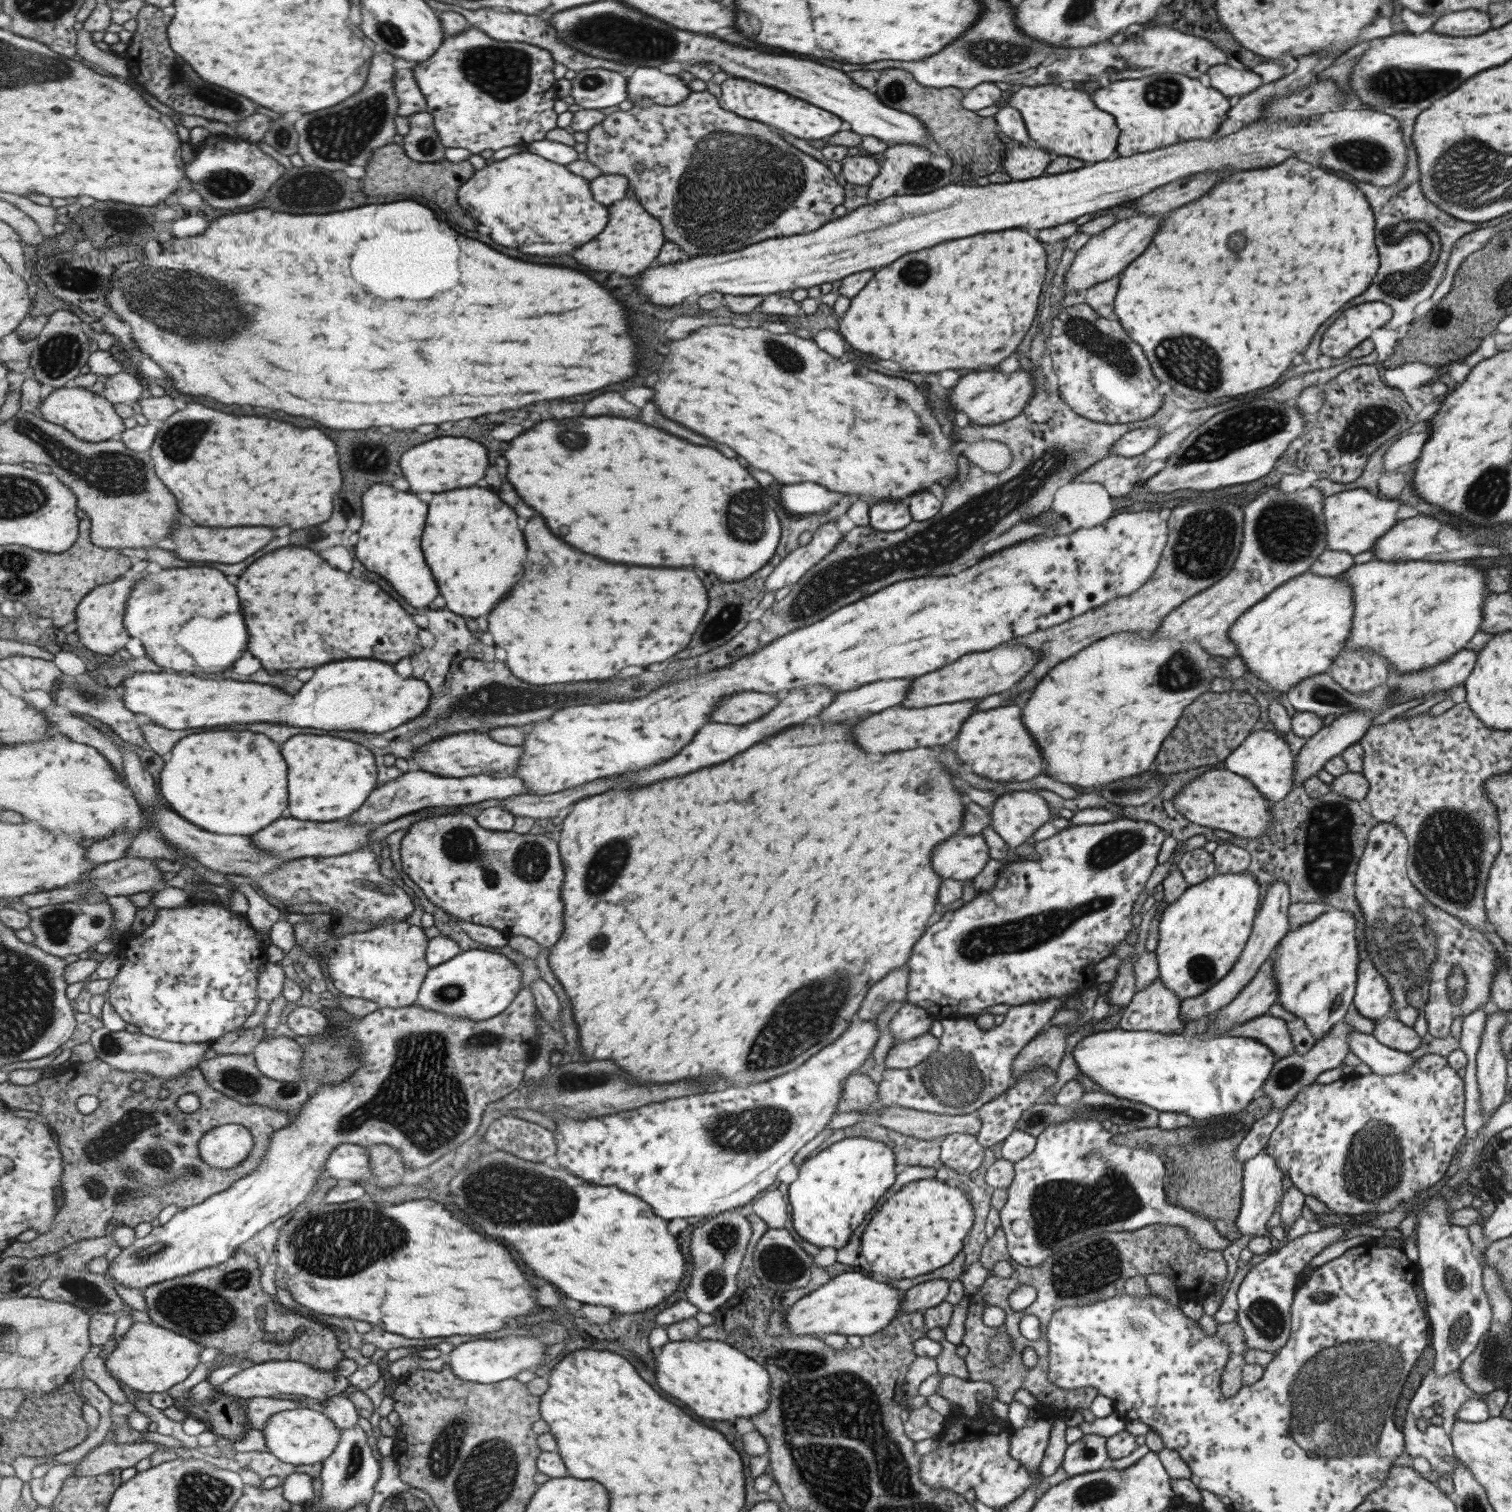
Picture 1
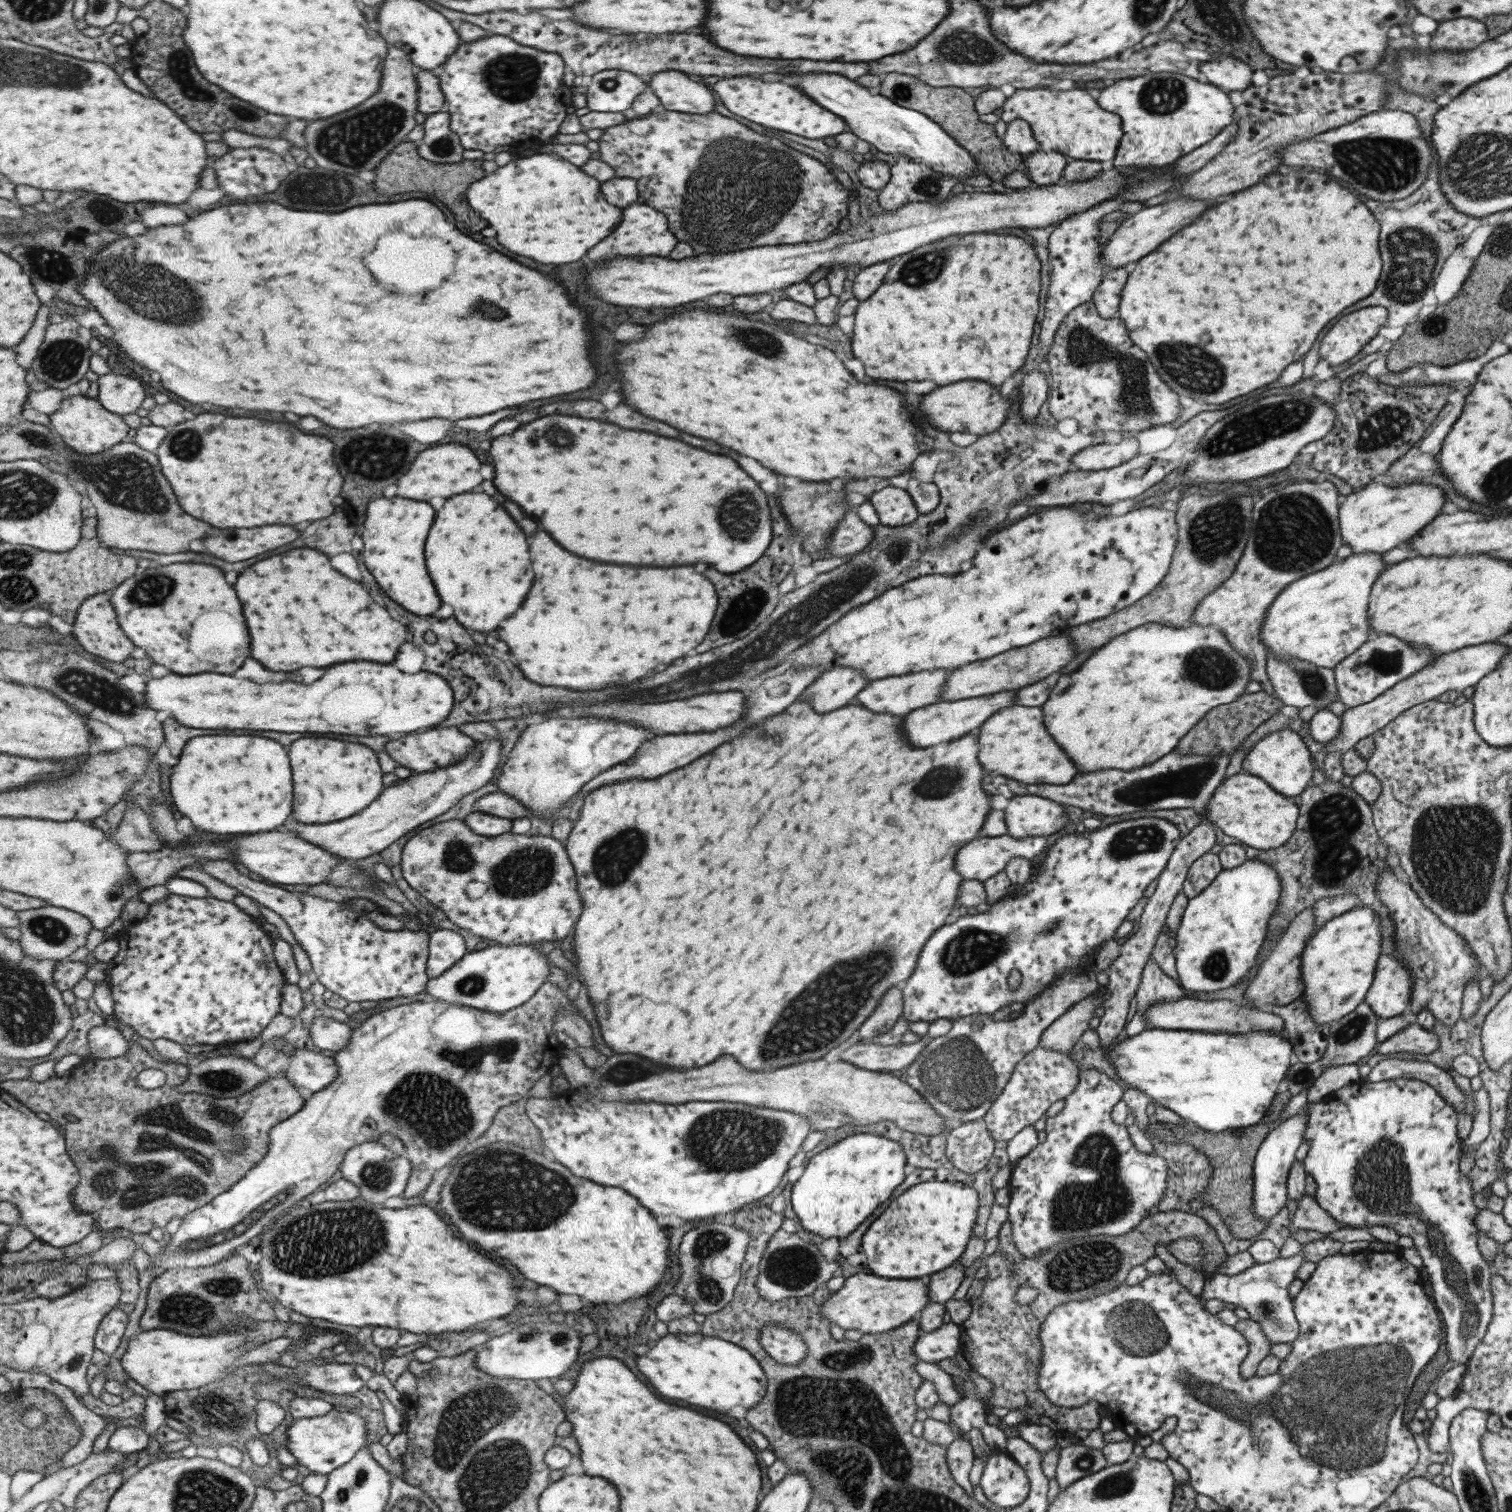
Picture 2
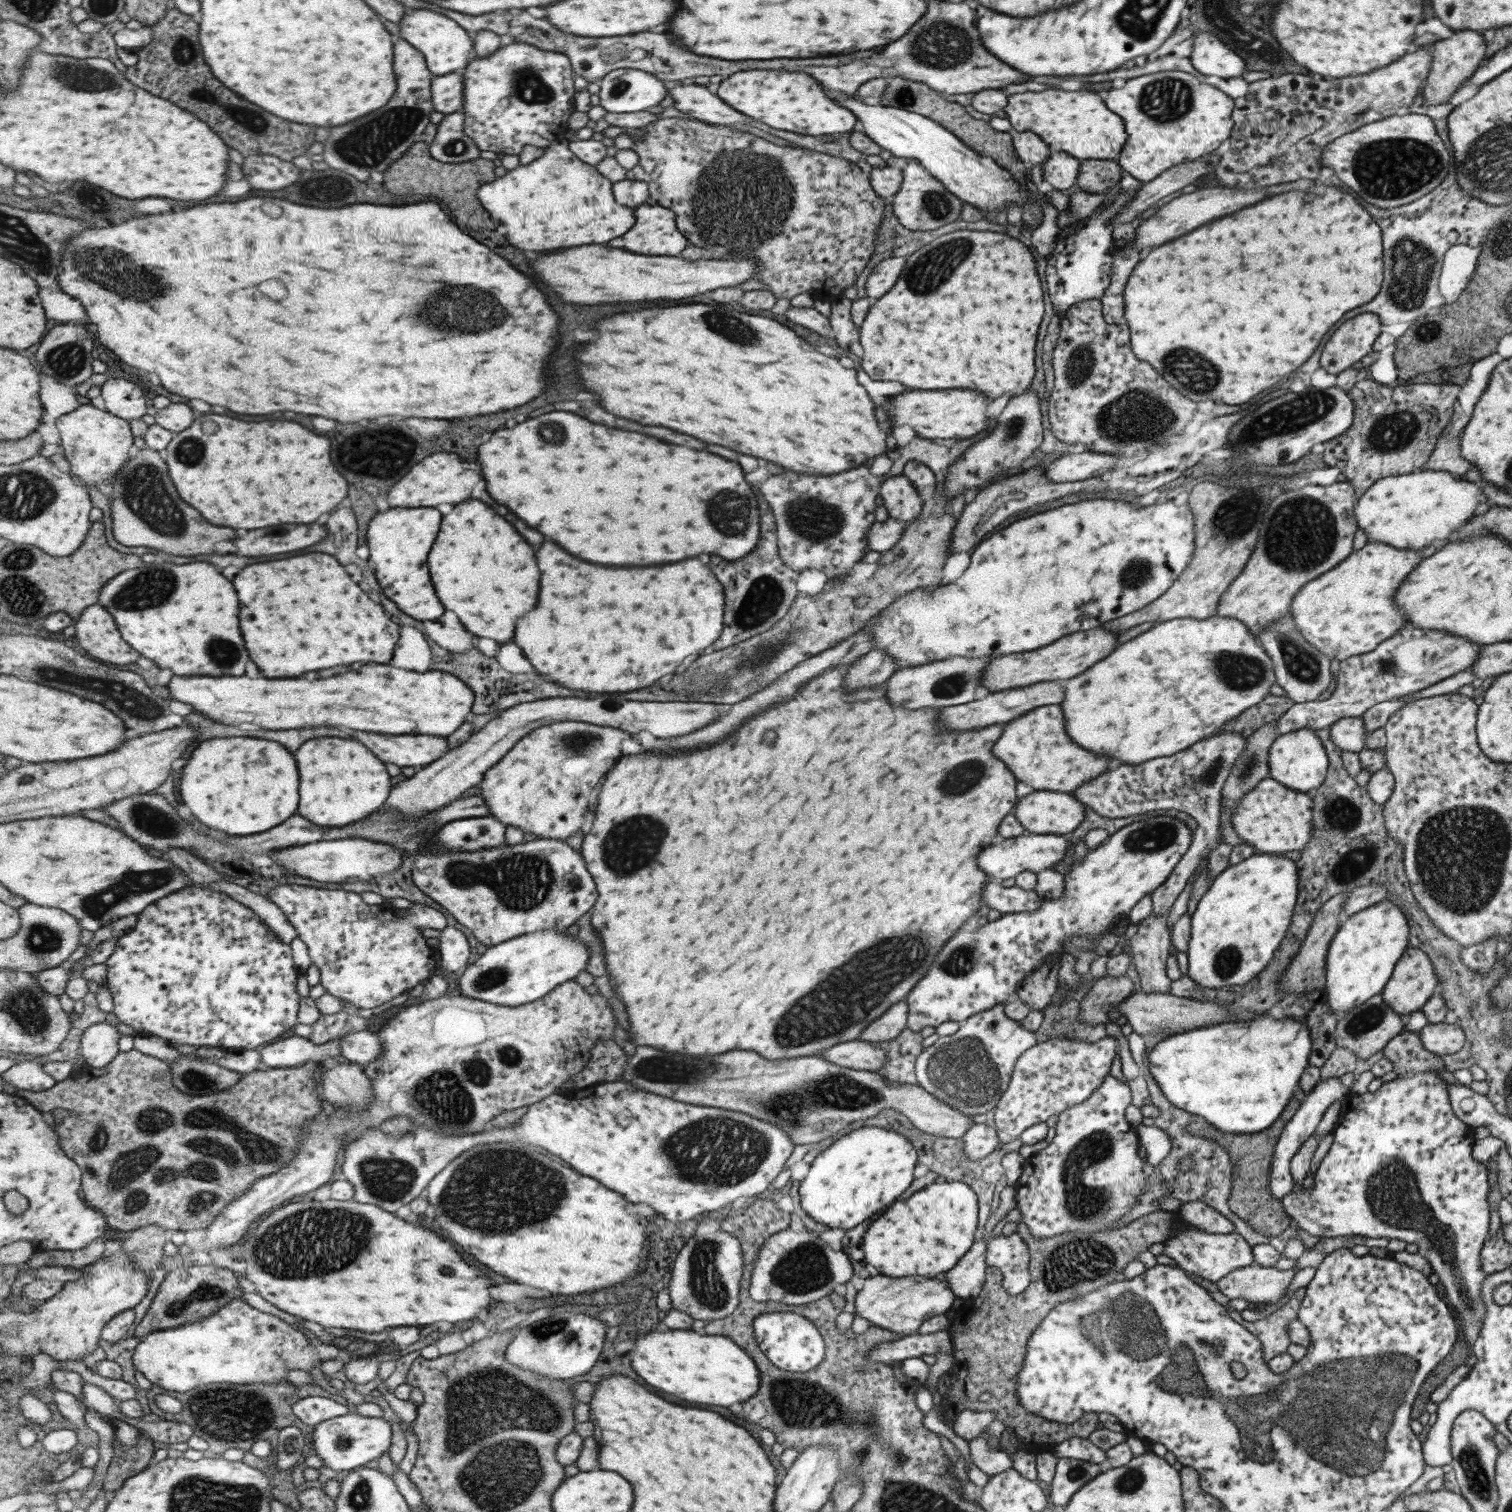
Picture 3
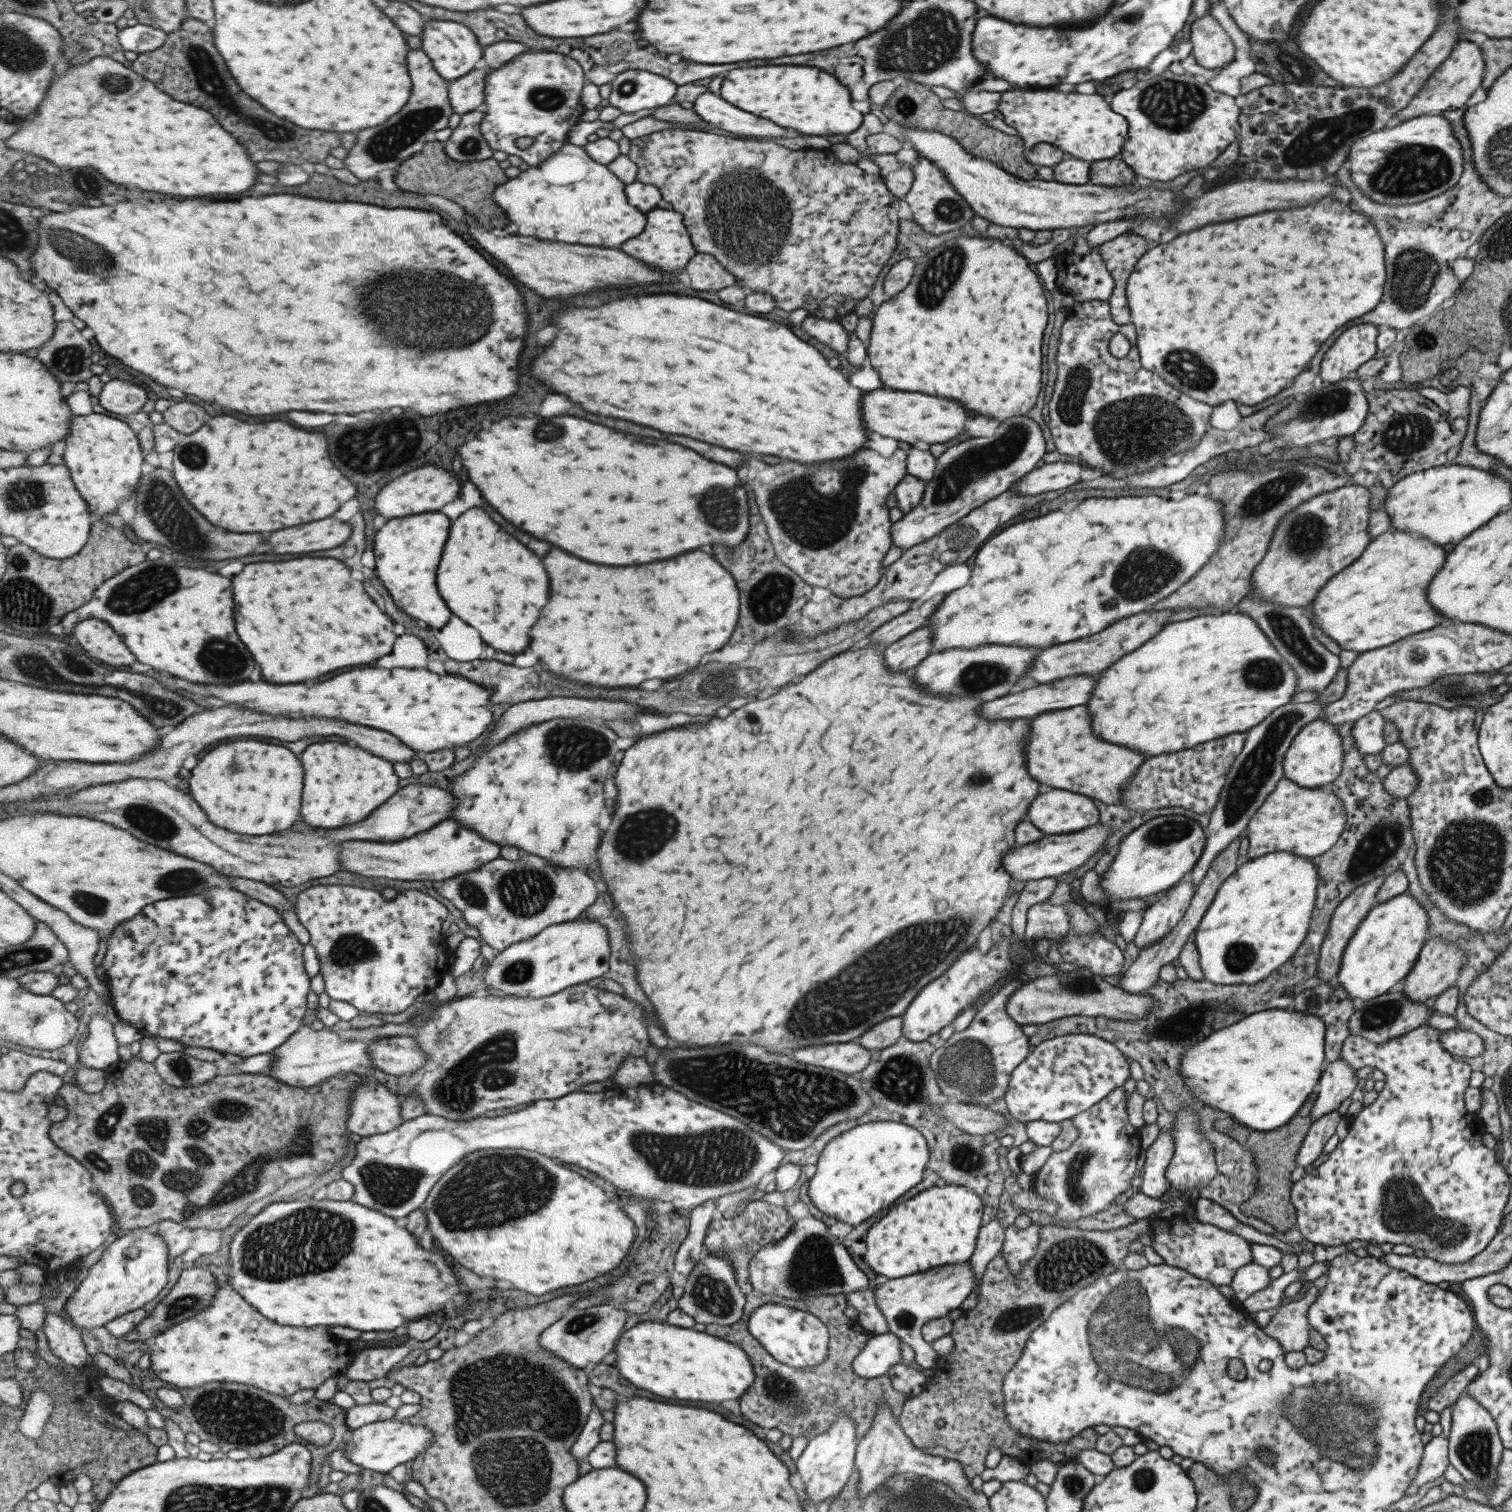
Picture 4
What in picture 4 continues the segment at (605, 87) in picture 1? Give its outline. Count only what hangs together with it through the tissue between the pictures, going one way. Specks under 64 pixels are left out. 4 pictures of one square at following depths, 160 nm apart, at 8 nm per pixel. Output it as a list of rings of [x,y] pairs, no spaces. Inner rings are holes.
[[[629,69],[611,82],[608,102],[623,112],[639,112],[665,106],[677,94],[678,84],[653,71]]]

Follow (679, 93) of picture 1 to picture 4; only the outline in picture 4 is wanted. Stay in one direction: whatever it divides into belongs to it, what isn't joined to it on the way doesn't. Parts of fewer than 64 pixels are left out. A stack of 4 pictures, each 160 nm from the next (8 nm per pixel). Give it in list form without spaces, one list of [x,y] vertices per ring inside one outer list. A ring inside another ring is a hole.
[[[707,90],[696,97],[691,108],[714,128],[737,136],[769,136],[769,138],[787,136],[787,130],[783,130],[781,126],[757,118],[753,114],[747,114],[743,110],[737,110],[735,106],[723,102],[719,96],[713,96]]]

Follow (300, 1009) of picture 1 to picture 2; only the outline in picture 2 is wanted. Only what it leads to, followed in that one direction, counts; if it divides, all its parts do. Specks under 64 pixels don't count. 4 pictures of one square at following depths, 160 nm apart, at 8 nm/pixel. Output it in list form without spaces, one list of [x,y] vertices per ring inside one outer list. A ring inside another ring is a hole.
[[[317,1017],[310,1026],[309,1035],[318,1048],[336,1053],[348,1048],[349,1041],[352,1041],[352,1032],[345,1023],[333,1018]]]

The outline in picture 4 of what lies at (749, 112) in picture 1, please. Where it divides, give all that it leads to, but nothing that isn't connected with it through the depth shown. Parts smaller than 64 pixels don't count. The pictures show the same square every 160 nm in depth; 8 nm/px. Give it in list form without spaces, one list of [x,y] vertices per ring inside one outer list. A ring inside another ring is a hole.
[[[757,66],[757,68],[741,68],[731,70],[727,78],[721,82],[721,98],[745,112],[751,112],[755,116],[767,118],[771,122],[777,122],[777,126],[793,128],[799,134],[849,134],[861,124],[862,115],[851,107],[849,92],[845,86],[841,86],[831,74],[809,68],[809,66]]]

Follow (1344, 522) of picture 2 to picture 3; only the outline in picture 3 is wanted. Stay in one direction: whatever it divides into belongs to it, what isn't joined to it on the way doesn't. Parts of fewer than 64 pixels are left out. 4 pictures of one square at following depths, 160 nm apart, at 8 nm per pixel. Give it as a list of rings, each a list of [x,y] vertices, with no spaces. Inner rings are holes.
[[[1419,470],[1376,480],[1356,499],[1351,514],[1354,528],[1360,528],[1368,542],[1382,542],[1393,548],[1421,550],[1424,546],[1433,545],[1435,542],[1445,542],[1451,533],[1456,532],[1473,516],[1478,502],[1482,501],[1483,497],[1485,496],[1480,494],[1478,486],[1469,484],[1456,475],[1444,470]]]

